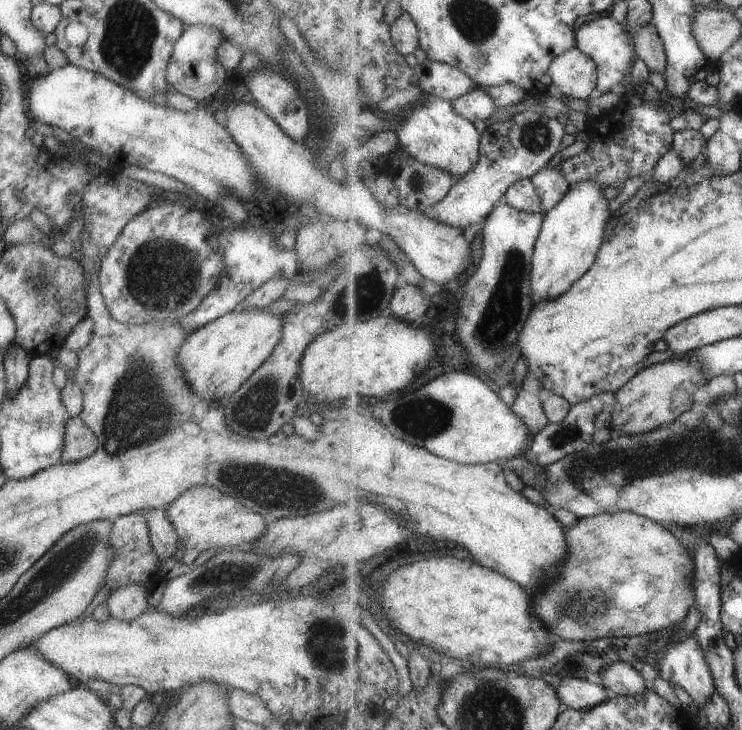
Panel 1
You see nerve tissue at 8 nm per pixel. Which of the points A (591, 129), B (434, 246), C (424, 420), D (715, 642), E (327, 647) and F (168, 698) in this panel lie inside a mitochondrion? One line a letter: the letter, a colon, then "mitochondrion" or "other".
A: other
B: other
C: mitochondrion
D: other
E: mitochondrion
F: other

